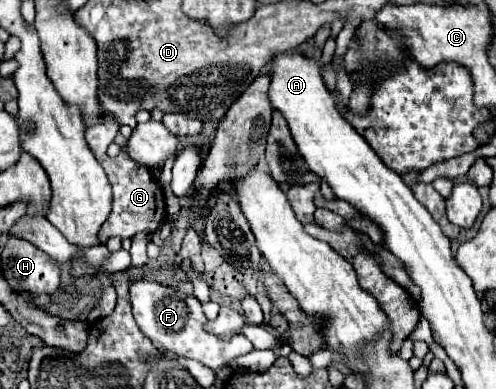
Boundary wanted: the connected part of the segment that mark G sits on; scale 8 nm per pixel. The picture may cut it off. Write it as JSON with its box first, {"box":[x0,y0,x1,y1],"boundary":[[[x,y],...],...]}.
{"box":[86,119,166,243],"boundary":[[[106,119],[106,123],[94,125],[94,129],[96,131],[86,131],[86,141],[88,141],[94,157],[98,159],[98,163],[104,167],[104,171],[110,179],[112,191],[114,191],[114,203],[112,203],[114,207],[112,207],[110,217],[100,227],[100,233],[98,233],[100,241],[104,243],[108,237],[114,237],[114,235],[126,239],[126,237],[134,237],[140,231],[156,231],[162,225],[162,219],[166,215],[164,193],[162,193],[162,187],[160,187],[158,179],[144,165],[136,165],[136,161],[132,161],[128,157],[128,153],[120,153],[114,159],[108,157],[106,149],[120,129],[114,119]]]}

